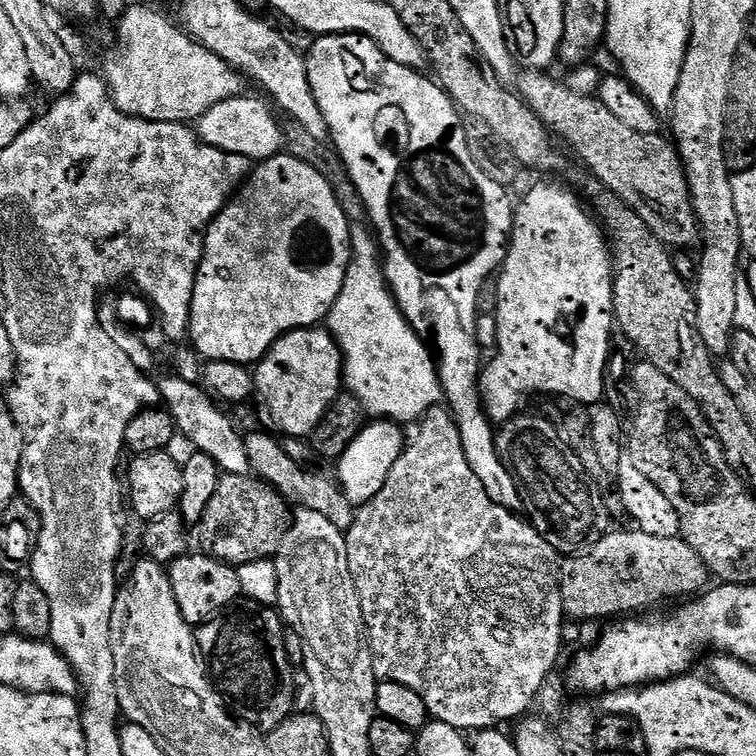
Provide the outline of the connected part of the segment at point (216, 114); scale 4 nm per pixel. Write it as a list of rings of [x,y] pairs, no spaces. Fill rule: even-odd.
[[[248,95],[231,96],[226,102],[218,102],[218,106],[210,106],[210,110],[195,121],[194,131],[203,144],[223,152],[244,156],[250,162],[271,160],[273,156],[281,155],[285,147],[282,124],[276,121],[277,113],[267,99]]]

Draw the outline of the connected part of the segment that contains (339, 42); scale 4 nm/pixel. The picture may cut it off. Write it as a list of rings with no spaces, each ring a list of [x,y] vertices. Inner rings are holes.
[[[345,32],[321,36],[313,41],[312,49],[306,52],[310,90],[328,127],[331,147],[343,162],[348,178],[365,204],[367,223],[382,249],[384,279],[408,325],[434,353],[440,390],[452,417],[456,419],[470,470],[474,470],[478,482],[482,482],[482,490],[486,490],[498,506],[519,513],[524,499],[515,478],[500,461],[494,424],[482,403],[482,349],[476,340],[478,315],[475,310],[483,280],[491,277],[508,257],[514,219],[513,201],[508,201],[506,189],[498,186],[498,182],[490,182],[490,178],[474,166],[474,158],[470,158],[470,150],[466,150],[461,113],[435,79],[424,77],[423,71],[386,58],[379,46],[365,36]]]

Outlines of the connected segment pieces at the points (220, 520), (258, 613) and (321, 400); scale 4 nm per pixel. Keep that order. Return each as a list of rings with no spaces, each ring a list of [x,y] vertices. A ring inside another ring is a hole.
[[[221,475],[218,490],[214,490],[214,498],[210,498],[202,521],[204,540],[208,543],[207,555],[233,566],[275,557],[289,527],[288,501],[275,488],[251,475]]]
[[[251,602],[237,603],[231,610],[213,615],[212,619],[195,629],[196,647],[200,649],[200,655],[217,692],[226,701],[237,721],[250,725],[261,734],[272,732],[294,712],[292,703],[296,700],[296,684],[292,681],[294,668],[287,660],[283,642],[285,629],[286,625],[275,607]]]
[[[320,326],[311,328],[296,328],[285,336],[277,338],[265,356],[254,368],[254,392],[257,397],[264,399],[272,420],[288,438],[311,437],[314,426],[326,414],[326,410],[336,401],[342,391],[342,357],[340,348],[331,332]]]

